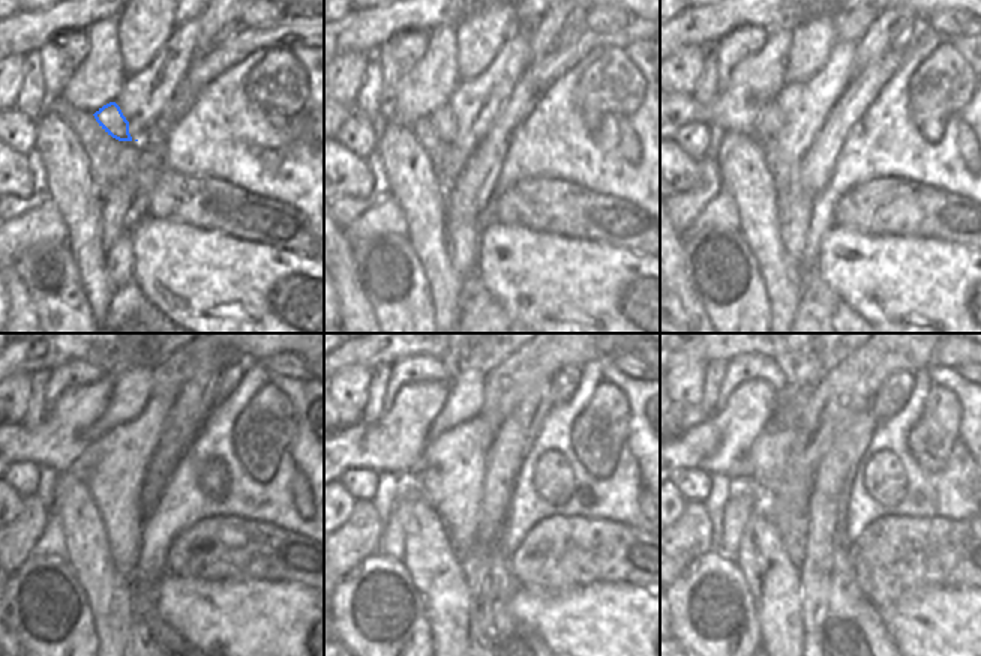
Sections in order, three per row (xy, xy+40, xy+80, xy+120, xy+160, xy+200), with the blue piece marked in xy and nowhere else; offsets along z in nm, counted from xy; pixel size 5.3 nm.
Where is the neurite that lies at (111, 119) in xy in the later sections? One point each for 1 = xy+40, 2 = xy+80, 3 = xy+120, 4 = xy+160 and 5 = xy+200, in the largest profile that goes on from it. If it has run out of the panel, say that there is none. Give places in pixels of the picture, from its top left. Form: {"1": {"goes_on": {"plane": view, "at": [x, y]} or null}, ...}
{"1": {"goes_on": {"plane": "xy+40", "at": [443, 120]}}, "2": {"goes_on": {"plane": "xy+80", "at": [770, 122]}}, "3": {"goes_on": {"plane": "xy+120", "at": [84, 466]}}, "4": {"goes_on": {"plane": "xy+160", "at": [410, 476]}}, "5": {"goes_on": {"plane": "xy+200", "at": [741, 469]}}}

